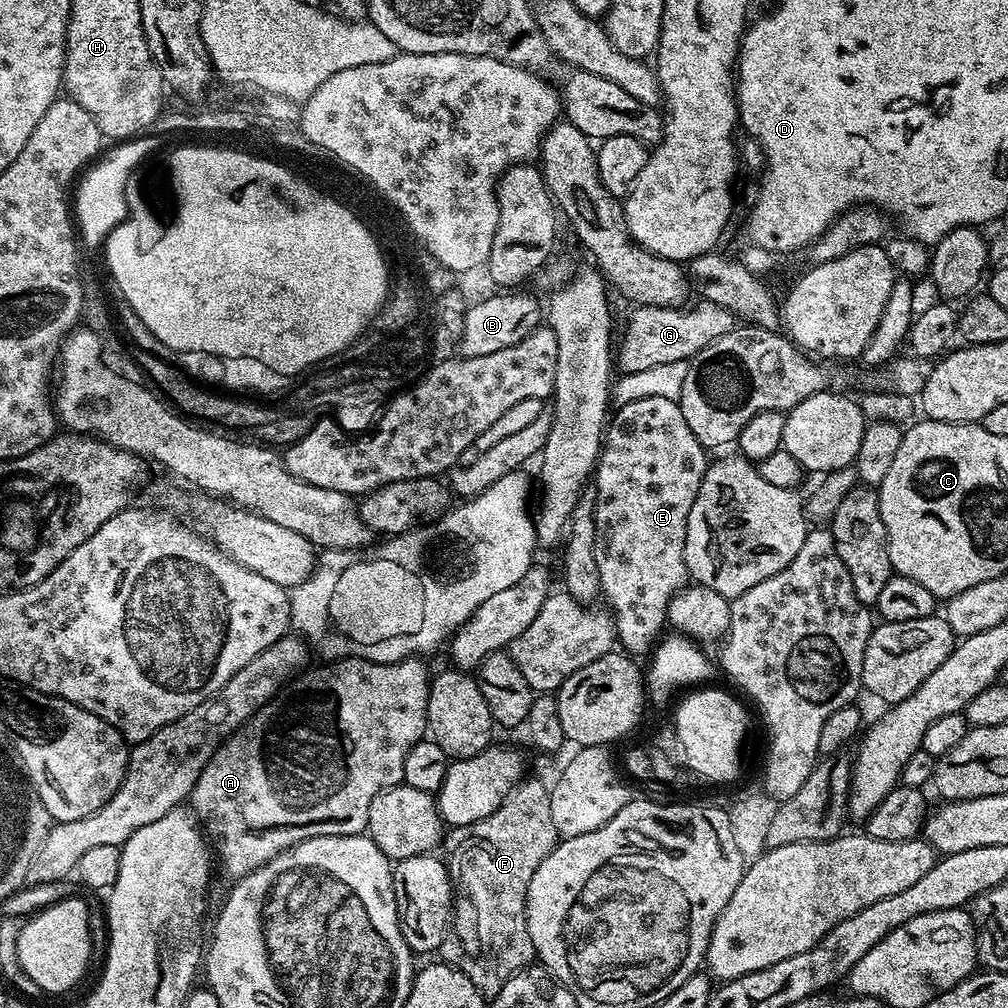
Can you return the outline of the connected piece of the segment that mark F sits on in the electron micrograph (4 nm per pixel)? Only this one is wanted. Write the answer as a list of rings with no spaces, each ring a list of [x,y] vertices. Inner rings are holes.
[[[531,778],[521,780],[502,802],[502,806],[494,810],[494,814],[468,825],[461,836],[464,837],[453,846],[452,853],[446,856],[446,863],[454,881],[455,909],[466,920],[475,913],[476,927],[473,930],[449,927],[438,949],[438,956],[443,963],[462,970],[462,974],[466,974],[466,978],[470,978],[476,988],[495,990],[501,988],[515,972],[529,967],[536,960],[526,918],[526,890],[530,886],[530,878],[534,878],[534,870],[542,866],[542,858],[553,852],[558,843],[554,818],[550,814],[549,785]]]

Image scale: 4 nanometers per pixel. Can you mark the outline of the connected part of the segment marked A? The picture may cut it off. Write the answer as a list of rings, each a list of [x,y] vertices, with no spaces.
[[[340,658],[332,664],[329,668],[316,668],[313,672],[305,671],[303,674],[297,675],[295,678],[288,681],[267,704],[262,705],[256,711],[255,716],[244,725],[238,732],[232,733],[216,753],[210,758],[210,762],[202,770],[202,774],[198,778],[198,782],[194,786],[192,795],[190,797],[190,808],[194,813],[197,821],[202,825],[202,831],[210,841],[210,847],[218,857],[218,868],[225,872],[226,875],[232,876],[231,878],[239,878],[250,874],[254,870],[261,868],[266,861],[273,860],[279,852],[284,852],[288,848],[292,848],[298,842],[309,840],[310,838],[318,838],[319,836],[359,836],[368,827],[368,815],[370,814],[370,802],[374,802],[374,798],[378,798],[380,792],[386,791],[387,788],[395,788],[397,784],[404,783],[404,763],[406,762],[406,754],[410,754],[410,750],[419,740],[425,739],[428,730],[428,686],[430,683],[430,671],[423,664],[423,659],[409,658],[407,660],[400,660],[397,664],[379,664],[373,660],[358,660],[355,658]]]

